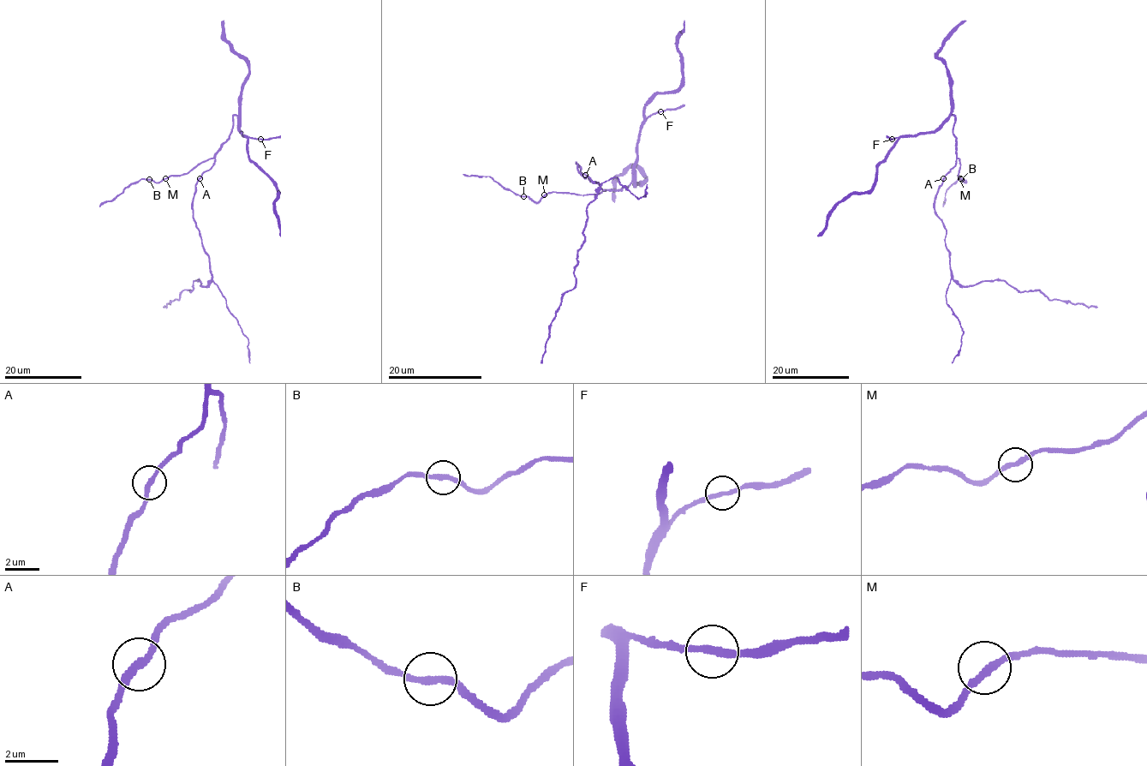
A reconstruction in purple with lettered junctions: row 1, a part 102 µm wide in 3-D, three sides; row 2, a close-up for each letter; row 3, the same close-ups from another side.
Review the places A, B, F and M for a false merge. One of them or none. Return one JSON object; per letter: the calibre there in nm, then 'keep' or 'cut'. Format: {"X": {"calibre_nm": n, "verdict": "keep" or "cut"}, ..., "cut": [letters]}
{"A": {"calibre_nm": 280, "verdict": "keep"}, "B": {"calibre_nm": 240, "verdict": "keep"}, "F": {"calibre_nm": 240, "verdict": "keep"}, "M": {"calibre_nm": 260, "verdict": "keep"}, "cut": []}

